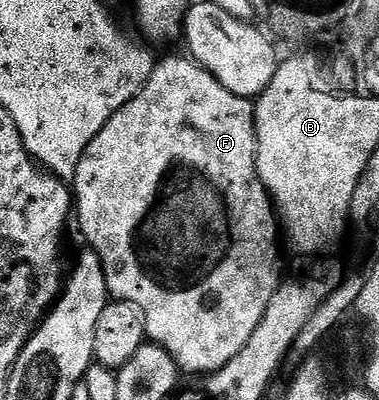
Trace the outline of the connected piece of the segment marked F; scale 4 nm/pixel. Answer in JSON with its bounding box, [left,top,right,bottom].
[71,56,279,375]

